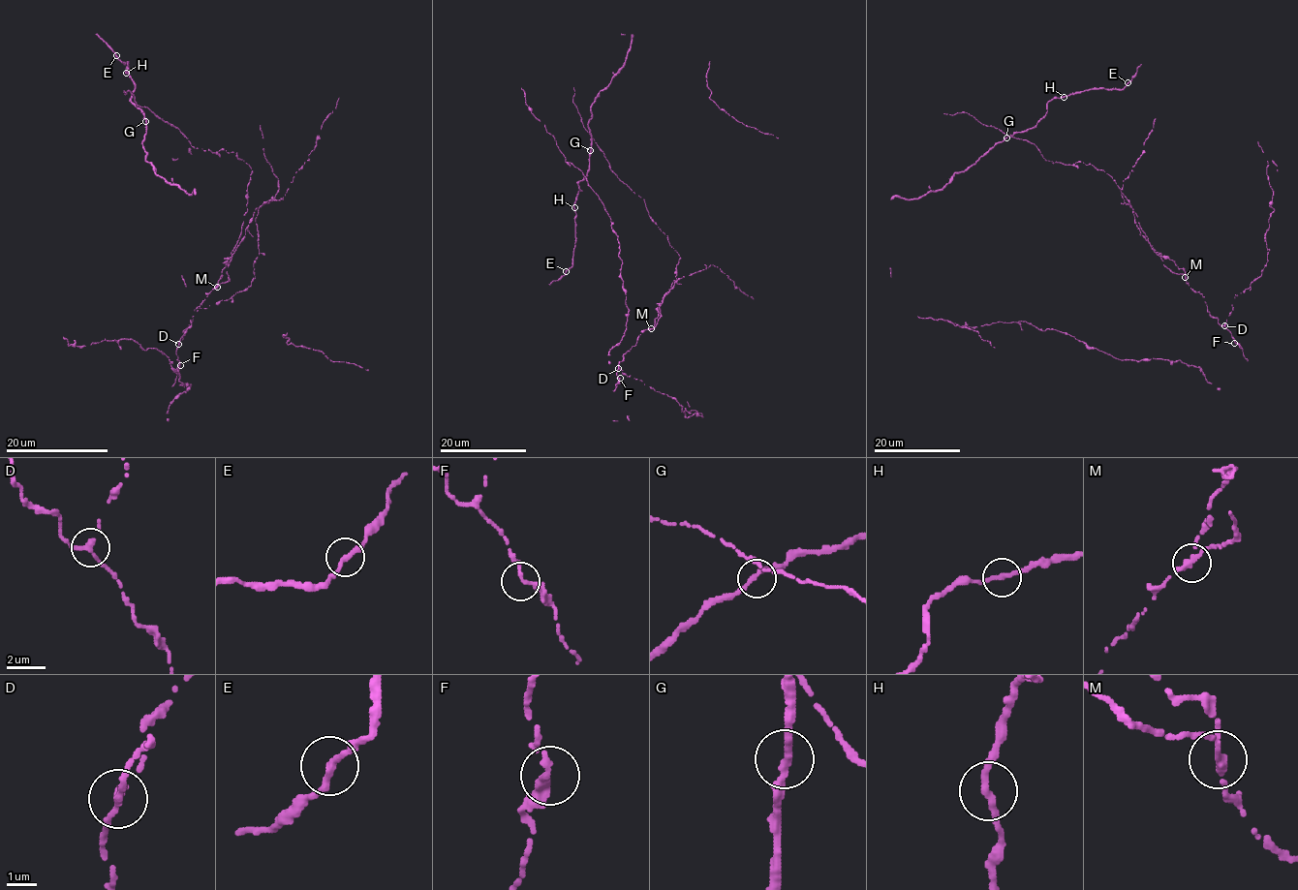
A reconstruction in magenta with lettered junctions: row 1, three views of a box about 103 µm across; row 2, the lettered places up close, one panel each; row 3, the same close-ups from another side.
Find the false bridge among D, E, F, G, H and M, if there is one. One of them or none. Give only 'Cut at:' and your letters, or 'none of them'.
Cut at: M

